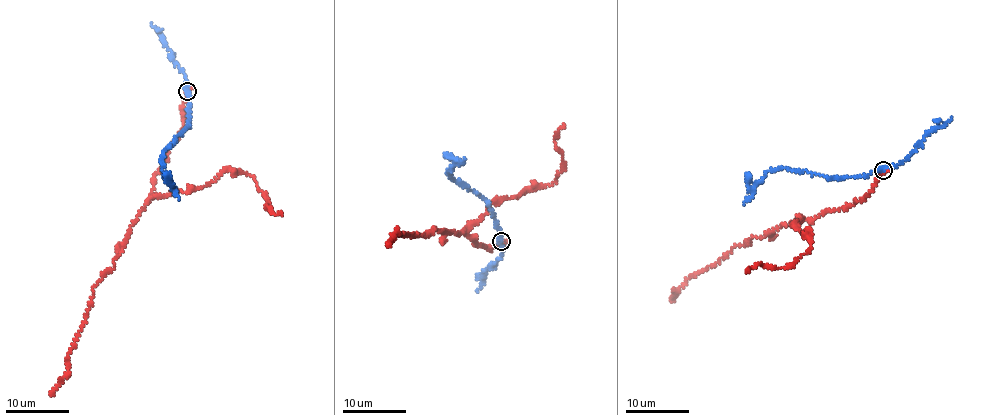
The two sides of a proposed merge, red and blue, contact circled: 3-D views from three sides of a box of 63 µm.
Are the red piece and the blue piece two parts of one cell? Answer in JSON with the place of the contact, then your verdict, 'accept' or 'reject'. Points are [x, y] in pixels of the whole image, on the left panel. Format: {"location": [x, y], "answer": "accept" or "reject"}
{"location": [187, 91], "answer": "reject"}

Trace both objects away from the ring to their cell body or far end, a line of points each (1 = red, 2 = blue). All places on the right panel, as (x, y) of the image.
1: (883, 170), (870, 194), (749, 239), (748, 243), (740, 244), (718, 263), (687, 279), (672, 299)
2: (883, 170), (860, 177), (828, 178), (783, 167), (767, 172), (743, 205)

